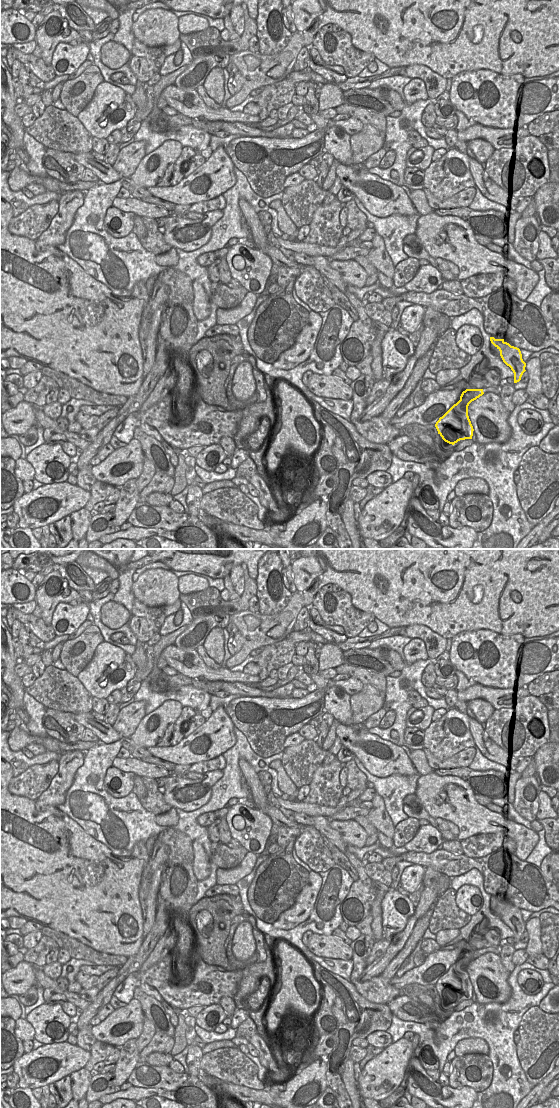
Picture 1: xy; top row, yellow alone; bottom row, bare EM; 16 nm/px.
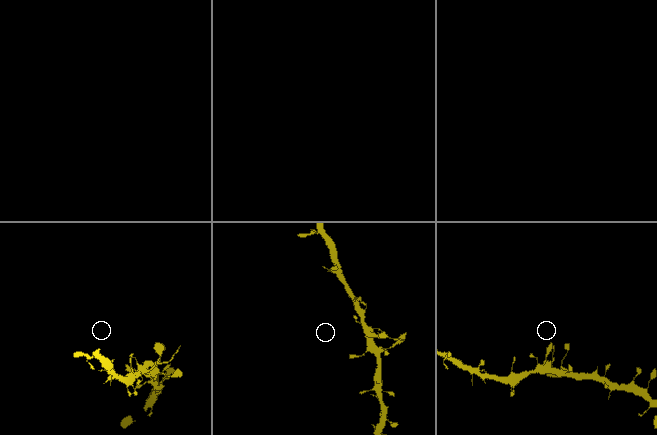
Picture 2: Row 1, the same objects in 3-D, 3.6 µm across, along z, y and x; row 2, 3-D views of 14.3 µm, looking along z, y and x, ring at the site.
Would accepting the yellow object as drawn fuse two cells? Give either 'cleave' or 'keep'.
cleave

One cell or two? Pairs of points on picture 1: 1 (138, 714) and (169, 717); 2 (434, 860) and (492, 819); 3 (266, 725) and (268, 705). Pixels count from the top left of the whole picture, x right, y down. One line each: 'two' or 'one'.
1: two
2: two
3: one

